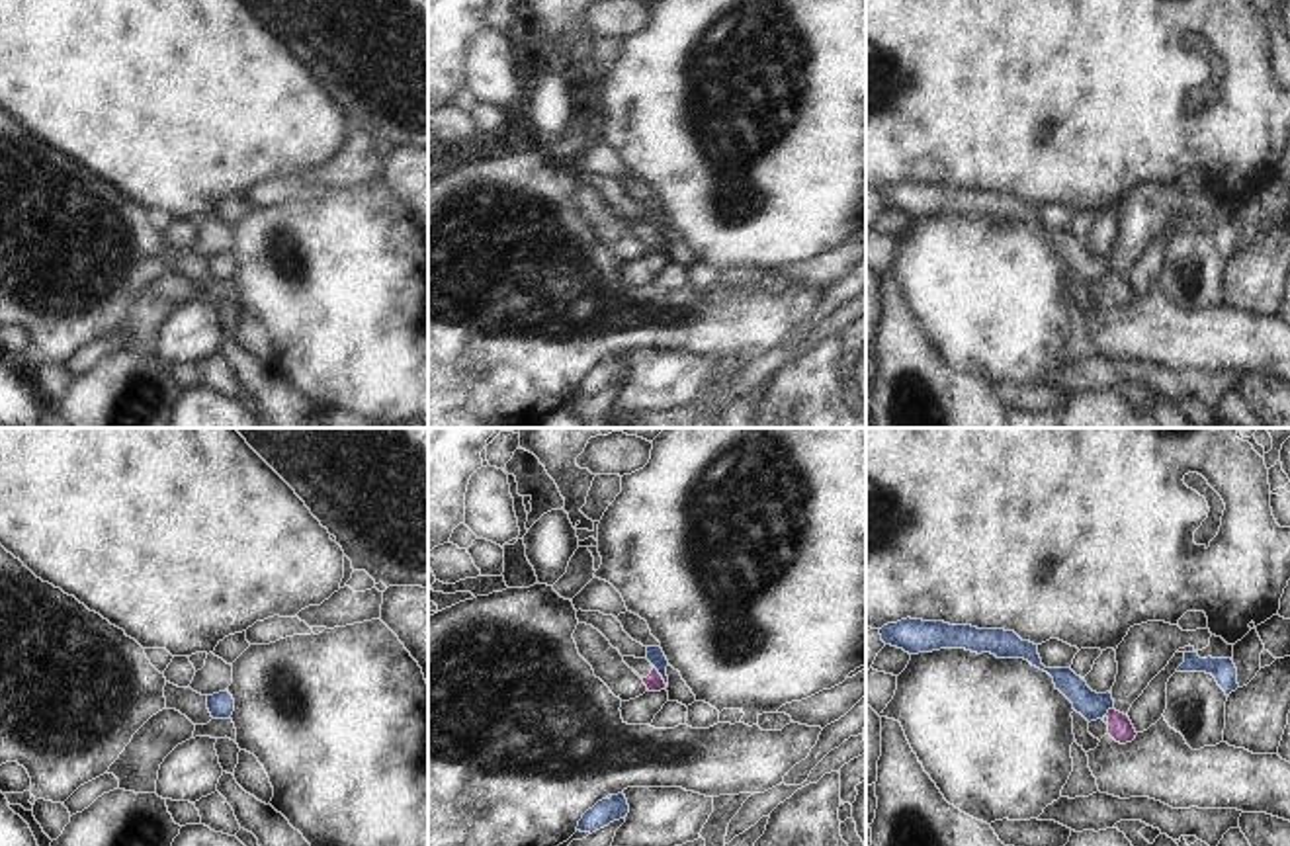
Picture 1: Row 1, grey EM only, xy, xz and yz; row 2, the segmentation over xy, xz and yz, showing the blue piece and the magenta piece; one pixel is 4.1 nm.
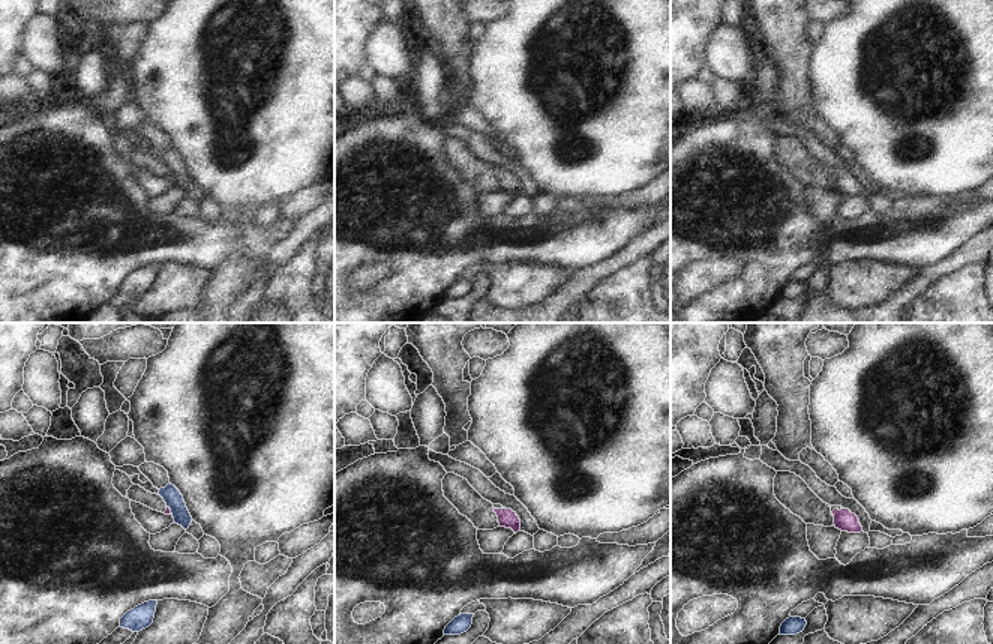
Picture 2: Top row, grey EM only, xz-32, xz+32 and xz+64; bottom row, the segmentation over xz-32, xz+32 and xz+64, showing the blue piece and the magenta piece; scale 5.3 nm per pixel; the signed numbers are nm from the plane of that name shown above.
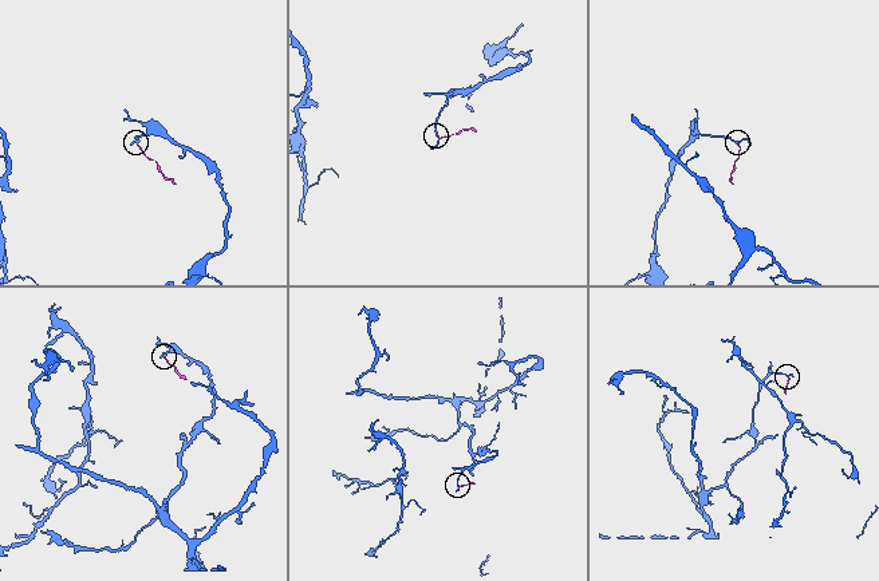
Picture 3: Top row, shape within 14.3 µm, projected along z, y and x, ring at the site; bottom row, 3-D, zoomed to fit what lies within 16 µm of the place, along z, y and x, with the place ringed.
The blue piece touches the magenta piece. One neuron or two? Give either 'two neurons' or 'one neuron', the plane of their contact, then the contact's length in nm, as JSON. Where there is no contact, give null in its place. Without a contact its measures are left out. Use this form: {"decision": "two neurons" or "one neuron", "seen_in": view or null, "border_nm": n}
{"decision": "two neurons", "seen_in": "xz", "border_nm": 120}

